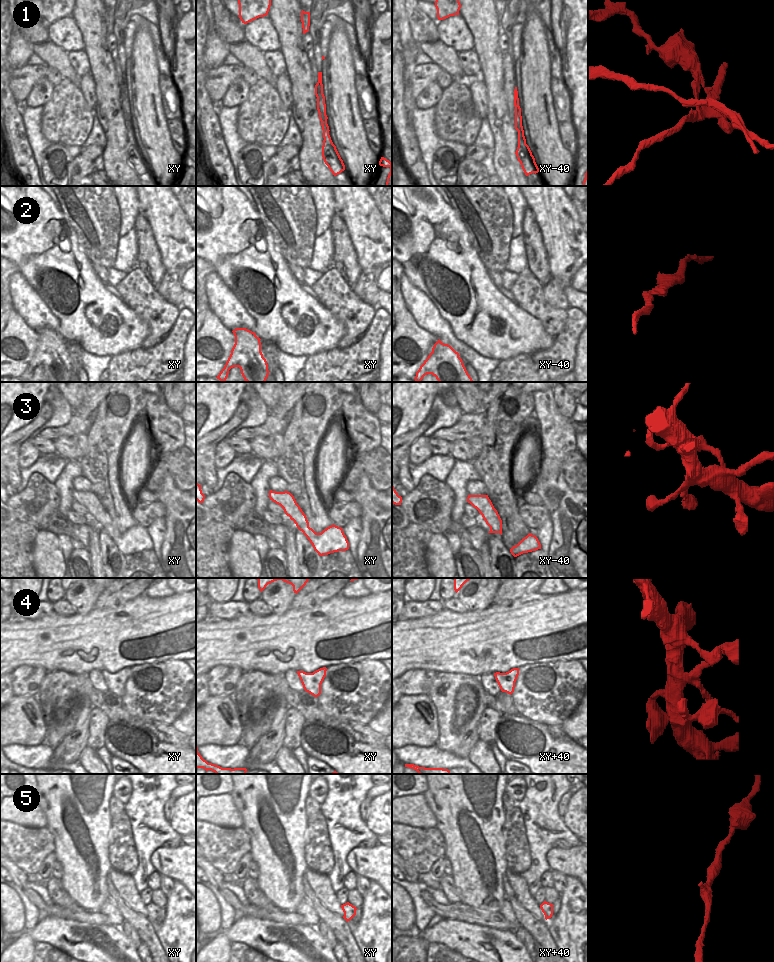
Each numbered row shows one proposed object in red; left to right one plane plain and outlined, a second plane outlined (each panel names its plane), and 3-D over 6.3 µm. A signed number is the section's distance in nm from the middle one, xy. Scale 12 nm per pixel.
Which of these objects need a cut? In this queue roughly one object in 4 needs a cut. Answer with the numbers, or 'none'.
1

